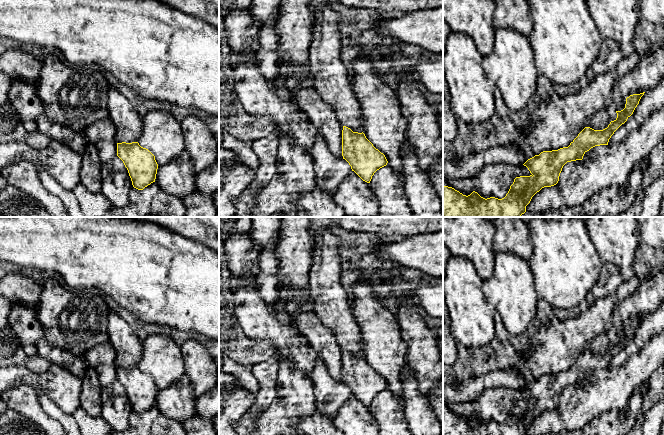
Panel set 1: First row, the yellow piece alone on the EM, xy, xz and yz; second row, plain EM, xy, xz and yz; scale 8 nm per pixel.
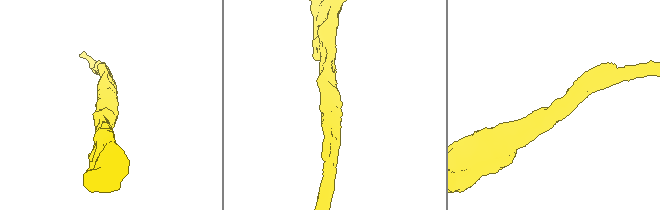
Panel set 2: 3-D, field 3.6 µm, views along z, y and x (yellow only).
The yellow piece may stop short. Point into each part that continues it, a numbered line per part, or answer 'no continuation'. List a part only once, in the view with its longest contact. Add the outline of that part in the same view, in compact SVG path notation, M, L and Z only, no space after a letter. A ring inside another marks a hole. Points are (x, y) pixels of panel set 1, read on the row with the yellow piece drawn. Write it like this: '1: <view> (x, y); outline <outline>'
no continuation

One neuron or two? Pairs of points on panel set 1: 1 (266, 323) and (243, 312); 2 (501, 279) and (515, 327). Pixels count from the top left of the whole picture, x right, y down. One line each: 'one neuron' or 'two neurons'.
1: one neuron
2: one neuron

